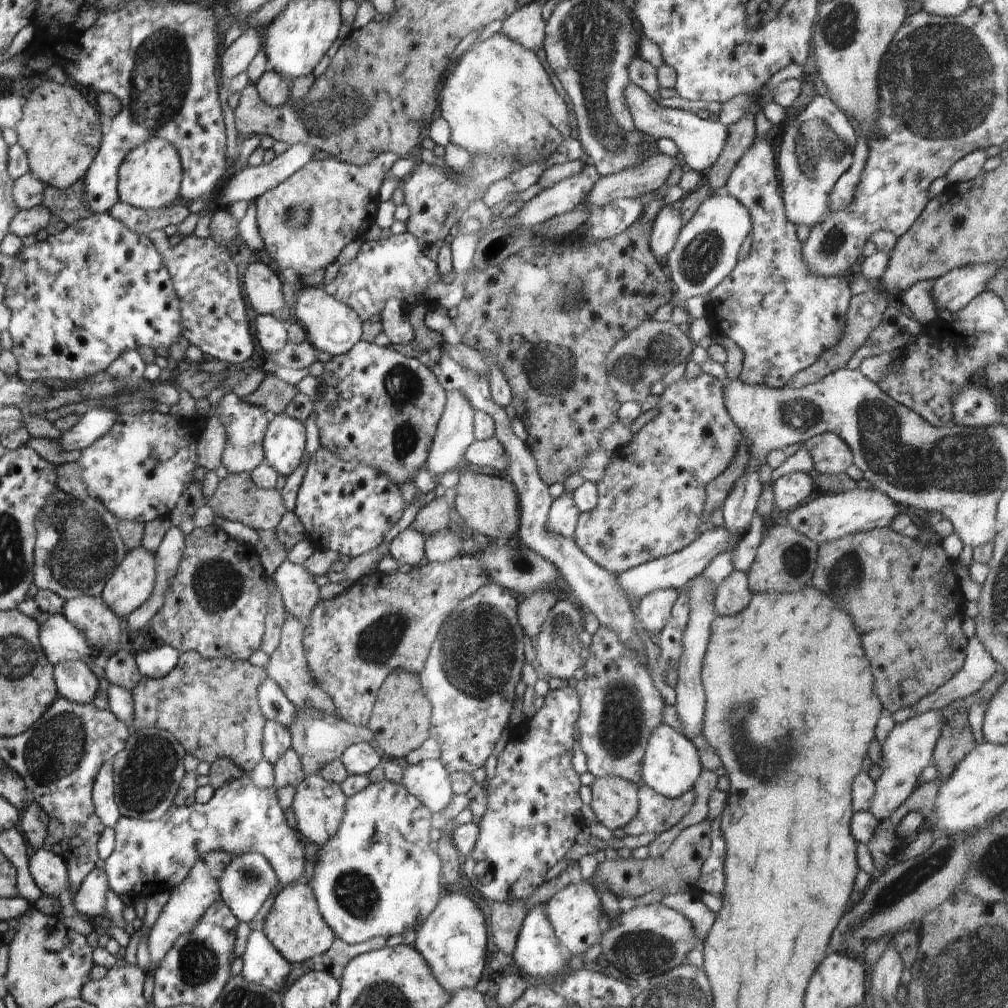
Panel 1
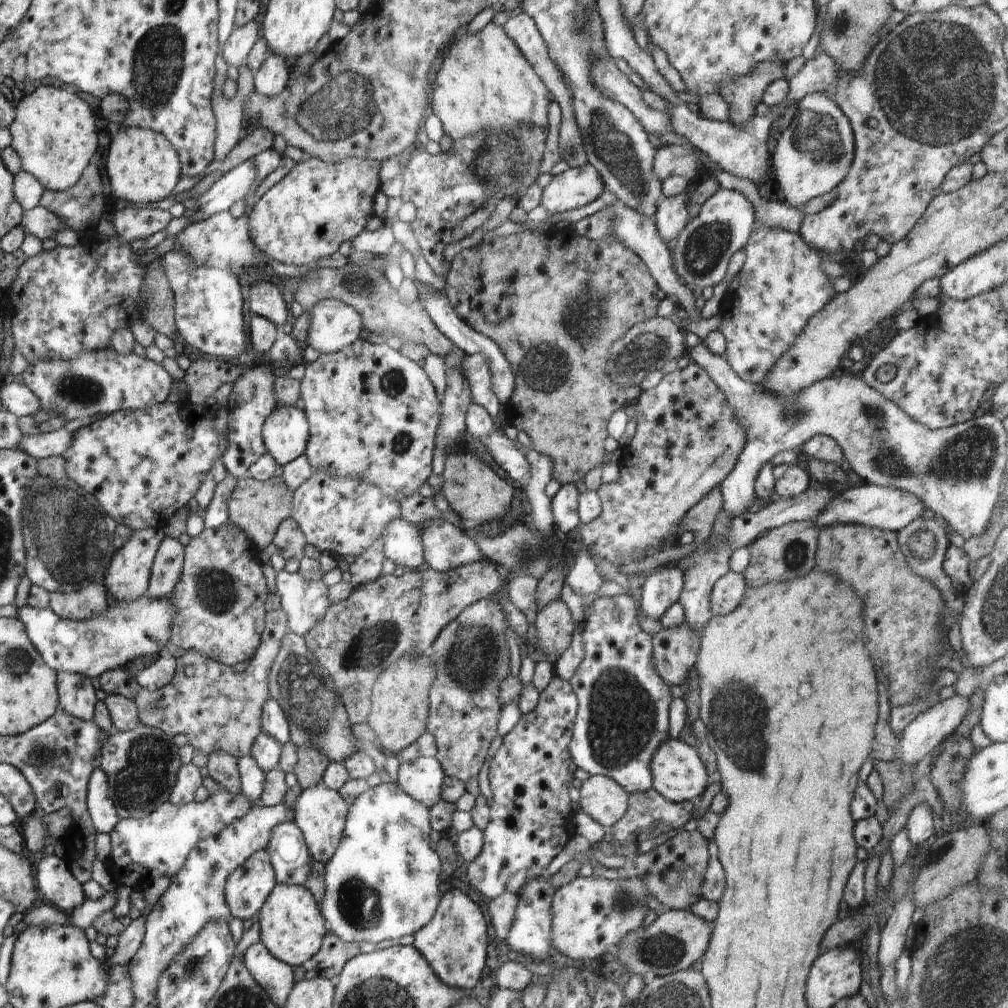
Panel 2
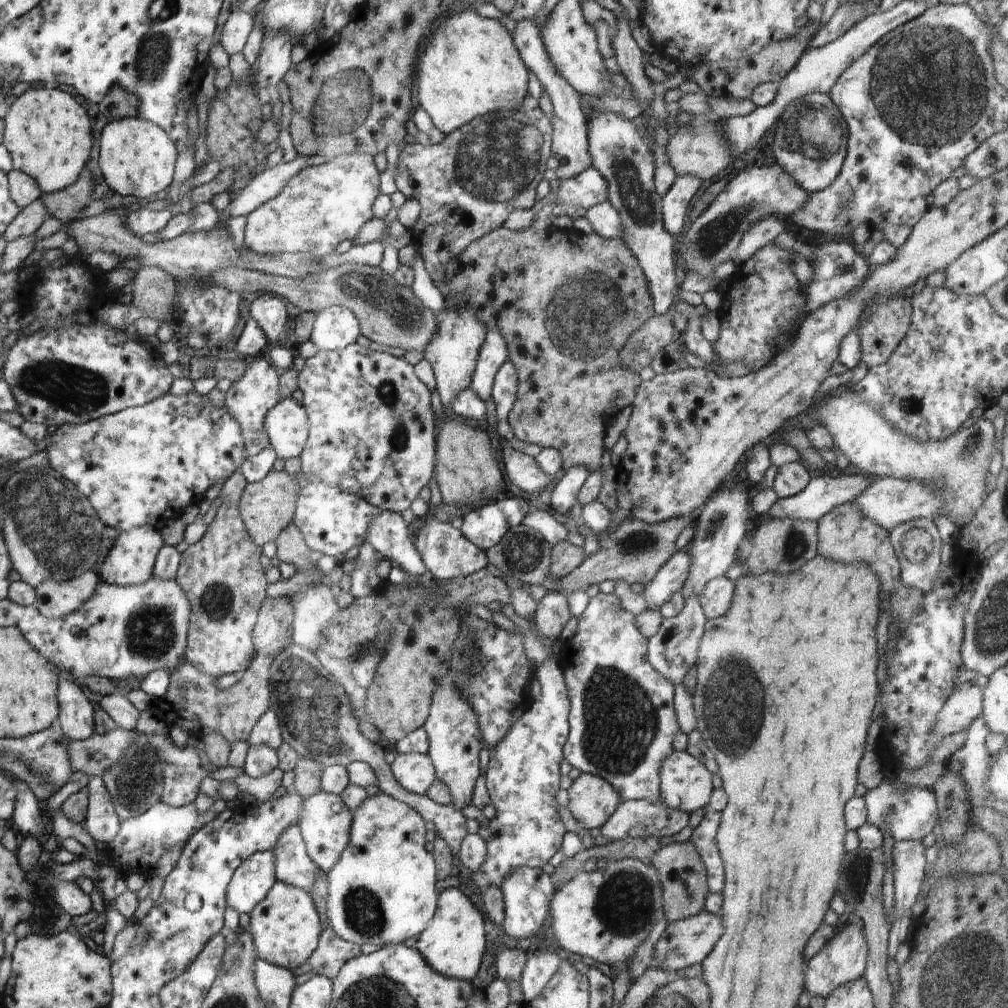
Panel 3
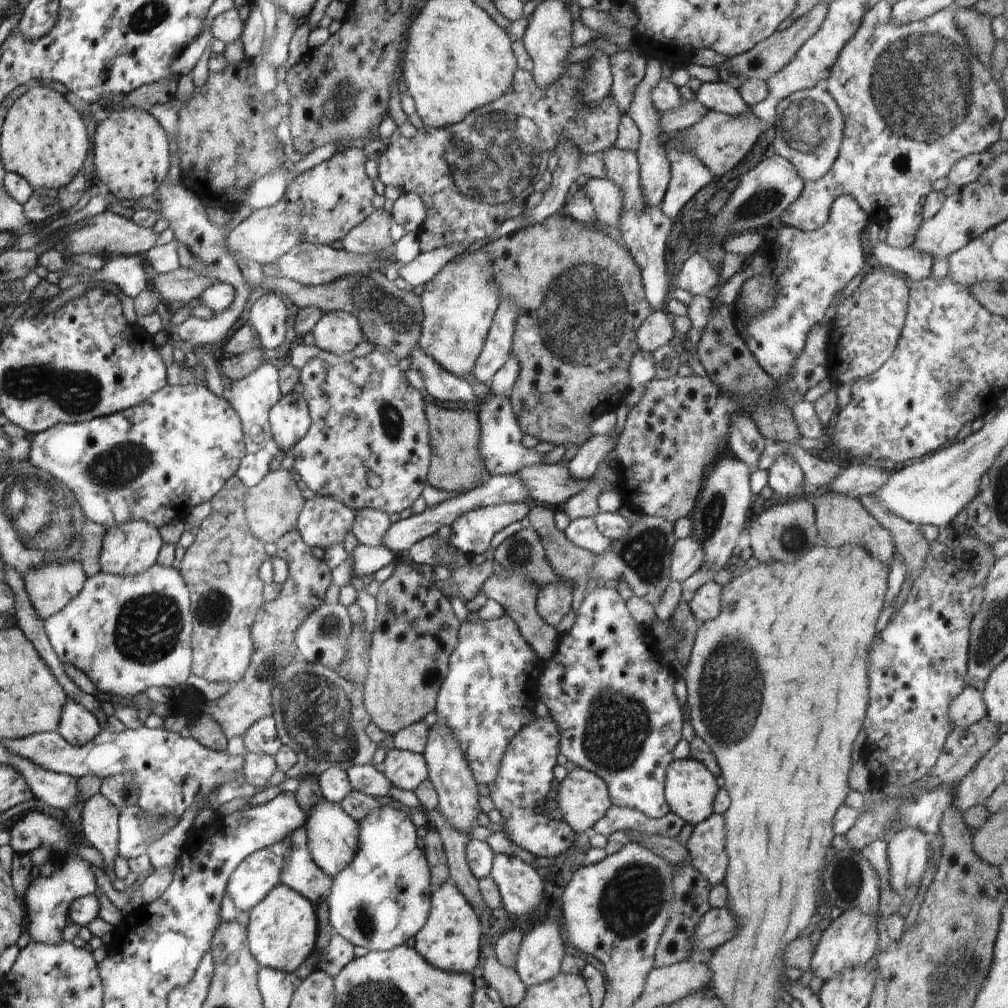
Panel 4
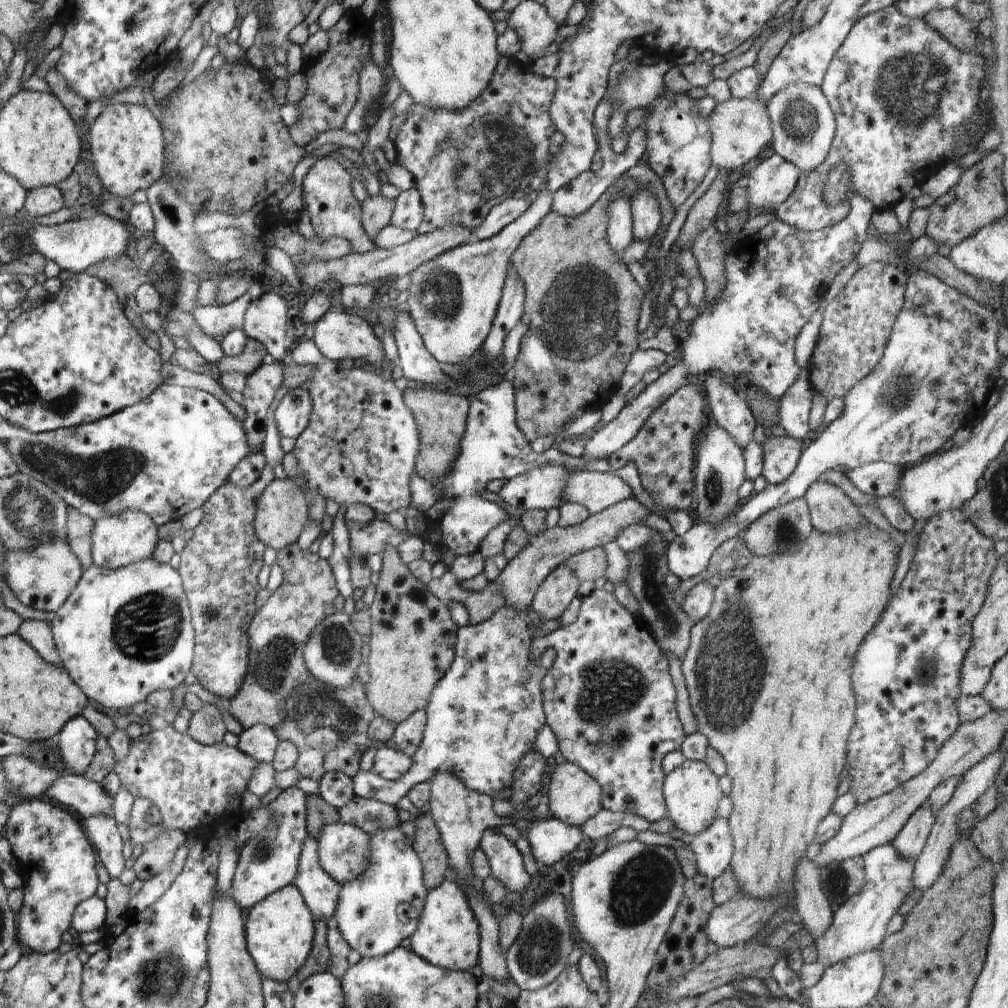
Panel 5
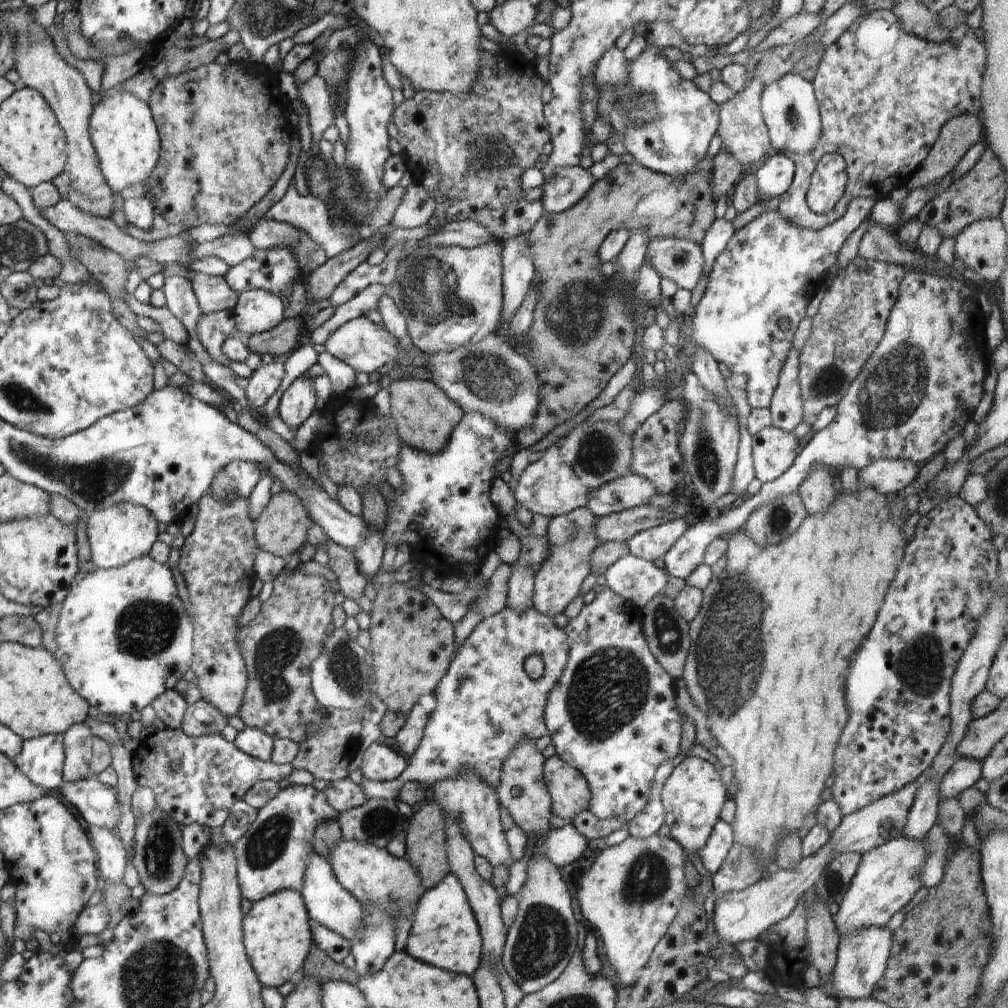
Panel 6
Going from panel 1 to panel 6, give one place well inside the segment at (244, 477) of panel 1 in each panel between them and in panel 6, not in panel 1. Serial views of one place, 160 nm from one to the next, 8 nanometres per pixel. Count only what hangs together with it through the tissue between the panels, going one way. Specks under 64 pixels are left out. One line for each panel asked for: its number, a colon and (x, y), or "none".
2: (258, 508)
3: (267, 507)
4: (272, 507)
5: (281, 512)
6: (281, 530)

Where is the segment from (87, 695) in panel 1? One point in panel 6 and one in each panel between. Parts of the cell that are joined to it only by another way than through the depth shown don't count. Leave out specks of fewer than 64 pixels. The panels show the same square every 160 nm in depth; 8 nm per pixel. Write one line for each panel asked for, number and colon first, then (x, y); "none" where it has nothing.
2: (78, 697)
3: (77, 717)
4: (78, 725)
5: (77, 741)
6: (78, 741)

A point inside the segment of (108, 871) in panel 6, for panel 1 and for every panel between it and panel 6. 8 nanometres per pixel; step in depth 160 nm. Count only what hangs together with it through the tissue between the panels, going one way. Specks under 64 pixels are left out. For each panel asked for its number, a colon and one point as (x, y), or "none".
1: (103, 796)
2: (103, 815)
3: (102, 822)
4: (99, 818)
5: (102, 830)

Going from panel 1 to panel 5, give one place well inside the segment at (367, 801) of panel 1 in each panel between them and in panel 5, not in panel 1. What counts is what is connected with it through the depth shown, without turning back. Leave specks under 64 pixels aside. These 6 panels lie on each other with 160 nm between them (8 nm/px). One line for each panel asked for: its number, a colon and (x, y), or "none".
2: (382, 883)
3: (382, 891)
4: (383, 897)
5: (375, 912)

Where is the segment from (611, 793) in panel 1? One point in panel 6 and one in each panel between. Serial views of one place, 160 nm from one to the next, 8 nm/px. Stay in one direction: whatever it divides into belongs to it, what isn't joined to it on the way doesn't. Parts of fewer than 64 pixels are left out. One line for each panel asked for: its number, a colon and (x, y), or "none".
2: (603, 799)
3: (592, 800)
4: (583, 798)
5: (574, 796)
6: (569, 791)

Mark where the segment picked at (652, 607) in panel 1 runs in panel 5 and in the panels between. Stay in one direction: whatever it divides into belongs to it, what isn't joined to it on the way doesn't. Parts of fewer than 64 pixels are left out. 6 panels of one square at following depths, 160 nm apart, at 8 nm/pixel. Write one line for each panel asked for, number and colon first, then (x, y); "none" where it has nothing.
2: (663, 586)
3: (670, 577)
4: (687, 556)
5: (904, 411)

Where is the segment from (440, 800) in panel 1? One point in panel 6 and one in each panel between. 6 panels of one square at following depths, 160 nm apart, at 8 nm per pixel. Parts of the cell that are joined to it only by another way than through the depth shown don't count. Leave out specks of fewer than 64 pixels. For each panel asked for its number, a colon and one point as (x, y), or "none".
2: (421, 778)
3: (415, 772)
4: (406, 770)
5: (391, 764)
6: (380, 763)

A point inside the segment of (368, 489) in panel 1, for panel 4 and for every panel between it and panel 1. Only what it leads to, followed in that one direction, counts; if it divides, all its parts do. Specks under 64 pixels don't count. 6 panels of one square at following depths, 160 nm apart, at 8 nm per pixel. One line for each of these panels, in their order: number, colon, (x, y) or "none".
2: (342, 516)
3: (332, 521)
4: (323, 520)

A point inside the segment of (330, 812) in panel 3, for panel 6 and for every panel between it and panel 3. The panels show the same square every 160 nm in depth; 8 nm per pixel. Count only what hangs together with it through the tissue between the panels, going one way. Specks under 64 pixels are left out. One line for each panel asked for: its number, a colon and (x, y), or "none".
4: (332, 836)
5: (344, 850)
6: (376, 878)

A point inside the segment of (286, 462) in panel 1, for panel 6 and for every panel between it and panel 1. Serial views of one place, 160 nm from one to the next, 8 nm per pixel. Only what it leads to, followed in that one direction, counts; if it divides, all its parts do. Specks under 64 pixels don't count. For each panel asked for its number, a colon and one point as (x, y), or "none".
2: (285, 432)
3: (286, 424)
4: (289, 418)
5: (292, 415)
6: (299, 400)

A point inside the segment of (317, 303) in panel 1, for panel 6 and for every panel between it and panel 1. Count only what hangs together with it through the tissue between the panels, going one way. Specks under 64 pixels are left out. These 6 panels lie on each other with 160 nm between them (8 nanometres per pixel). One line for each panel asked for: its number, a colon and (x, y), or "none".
2: (333, 325)
3: (335, 327)
4: (338, 332)
5: (338, 336)
6: (366, 346)

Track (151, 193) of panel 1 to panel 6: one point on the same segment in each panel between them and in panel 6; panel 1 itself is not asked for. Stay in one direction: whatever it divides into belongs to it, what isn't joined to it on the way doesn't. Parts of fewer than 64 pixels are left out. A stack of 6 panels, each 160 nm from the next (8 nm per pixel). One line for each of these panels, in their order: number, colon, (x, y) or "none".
2: (143, 167)
3: (137, 158)
4: (131, 156)
5: (127, 142)
6: (128, 141)

